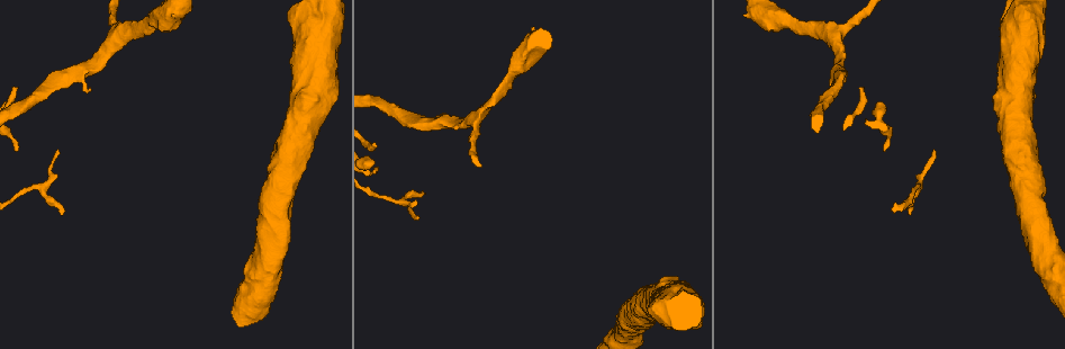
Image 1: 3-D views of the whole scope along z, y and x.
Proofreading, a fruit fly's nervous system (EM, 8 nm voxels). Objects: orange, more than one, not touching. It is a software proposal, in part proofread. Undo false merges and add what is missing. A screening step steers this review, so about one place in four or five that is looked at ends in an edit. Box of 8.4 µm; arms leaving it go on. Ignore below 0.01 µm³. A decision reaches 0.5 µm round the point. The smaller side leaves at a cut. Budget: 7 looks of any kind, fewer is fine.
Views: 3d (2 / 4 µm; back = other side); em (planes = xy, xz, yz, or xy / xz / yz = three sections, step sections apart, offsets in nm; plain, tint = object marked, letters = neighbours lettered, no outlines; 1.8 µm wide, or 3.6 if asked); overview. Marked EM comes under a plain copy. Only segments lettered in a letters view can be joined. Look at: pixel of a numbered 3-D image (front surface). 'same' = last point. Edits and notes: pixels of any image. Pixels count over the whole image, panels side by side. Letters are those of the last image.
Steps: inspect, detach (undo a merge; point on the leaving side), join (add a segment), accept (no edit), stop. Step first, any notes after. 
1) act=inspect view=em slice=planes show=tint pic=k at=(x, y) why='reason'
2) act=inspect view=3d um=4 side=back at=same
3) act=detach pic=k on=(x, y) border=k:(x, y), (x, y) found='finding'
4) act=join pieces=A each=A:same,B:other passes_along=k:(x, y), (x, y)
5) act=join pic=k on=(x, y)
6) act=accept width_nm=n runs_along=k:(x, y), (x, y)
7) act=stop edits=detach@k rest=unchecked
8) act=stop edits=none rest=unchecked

act=inspect view=3d um=2 pic=1 at=(17, 149) why='long arm stops here'

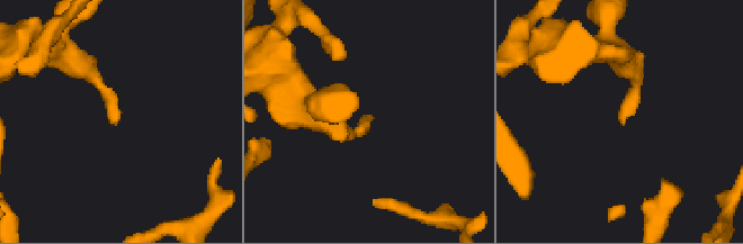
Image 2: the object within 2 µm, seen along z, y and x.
act=inspect view=em slice=xy step=16 show=letters pic=2 at=(369, 117) why='shape alone is not enough'

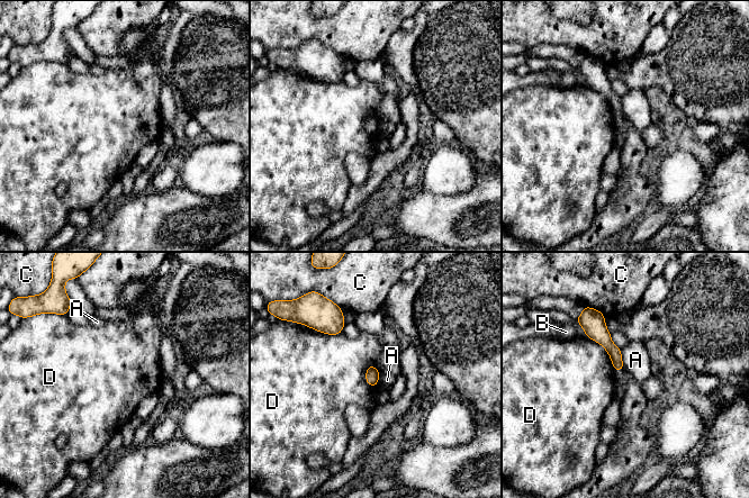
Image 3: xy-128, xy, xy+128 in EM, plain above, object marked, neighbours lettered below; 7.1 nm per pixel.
act=inspect view=em slice=planes show=letters at=same

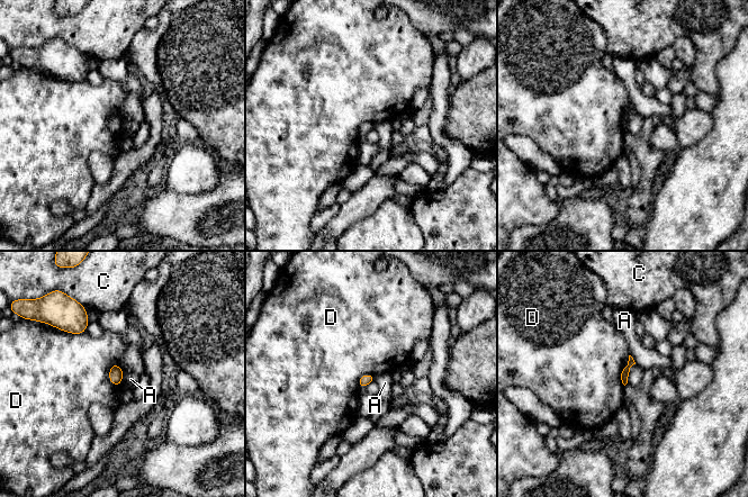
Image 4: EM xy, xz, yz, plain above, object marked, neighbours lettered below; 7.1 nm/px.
act=accept longest_contact=D:180nm each=A:other,C:other,D:other border=4:(116, 362), (109, 371), (114, 386) found='none of them fits'

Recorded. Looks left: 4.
act=inspect view=em um=3.6 slice=planes show=letters pic=1 at=(63, 214) why='thin end'

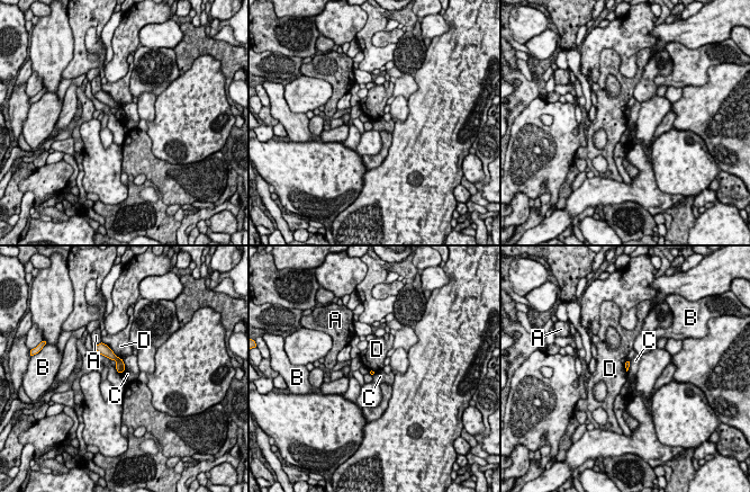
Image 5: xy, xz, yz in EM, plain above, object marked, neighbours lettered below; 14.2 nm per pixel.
act=accept each=A:other,B:other,C:other,D:other border=5:(631, 360), (626, 372) found='none of them fits'

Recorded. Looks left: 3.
act=inspect view=em slice=xz step=4 show=letters pic=1 at=(88, 91) why='branch stops here'

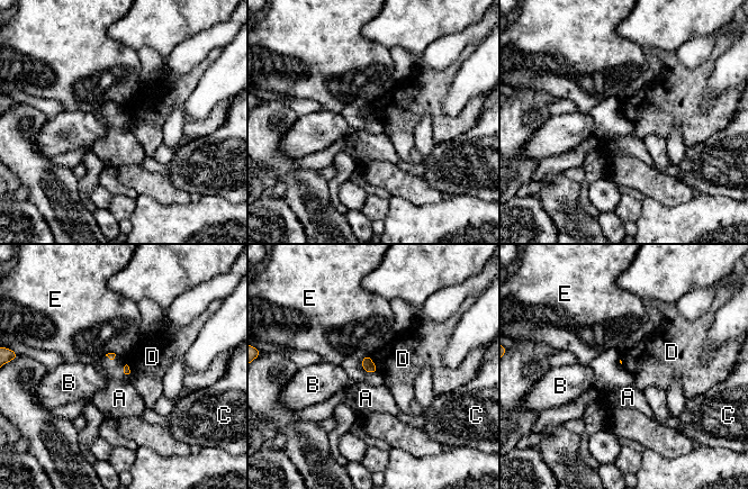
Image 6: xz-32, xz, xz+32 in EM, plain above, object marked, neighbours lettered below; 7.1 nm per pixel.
act=inspect view=em slice=planes show=letters at=same why='another direction'

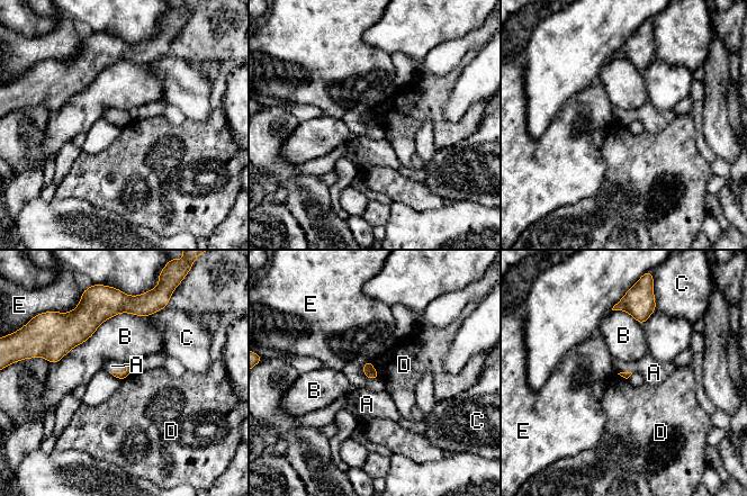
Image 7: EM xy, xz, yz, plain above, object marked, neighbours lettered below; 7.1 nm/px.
act=join pieces=A each=A:same,B:other,C:other,D:other,E:other passes_along=7:(128, 369), (122, 372), (111, 366) found='it goes on there'

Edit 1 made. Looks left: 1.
act=stop edits=join@7 rest=unchecked

